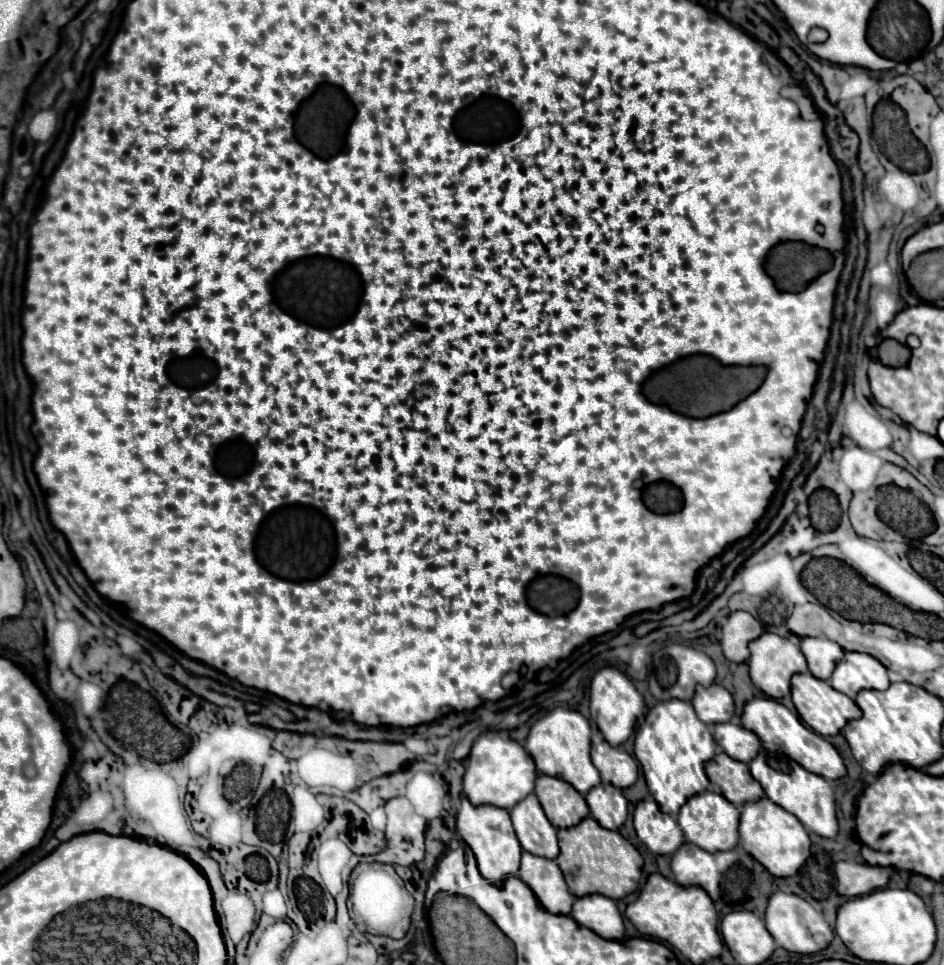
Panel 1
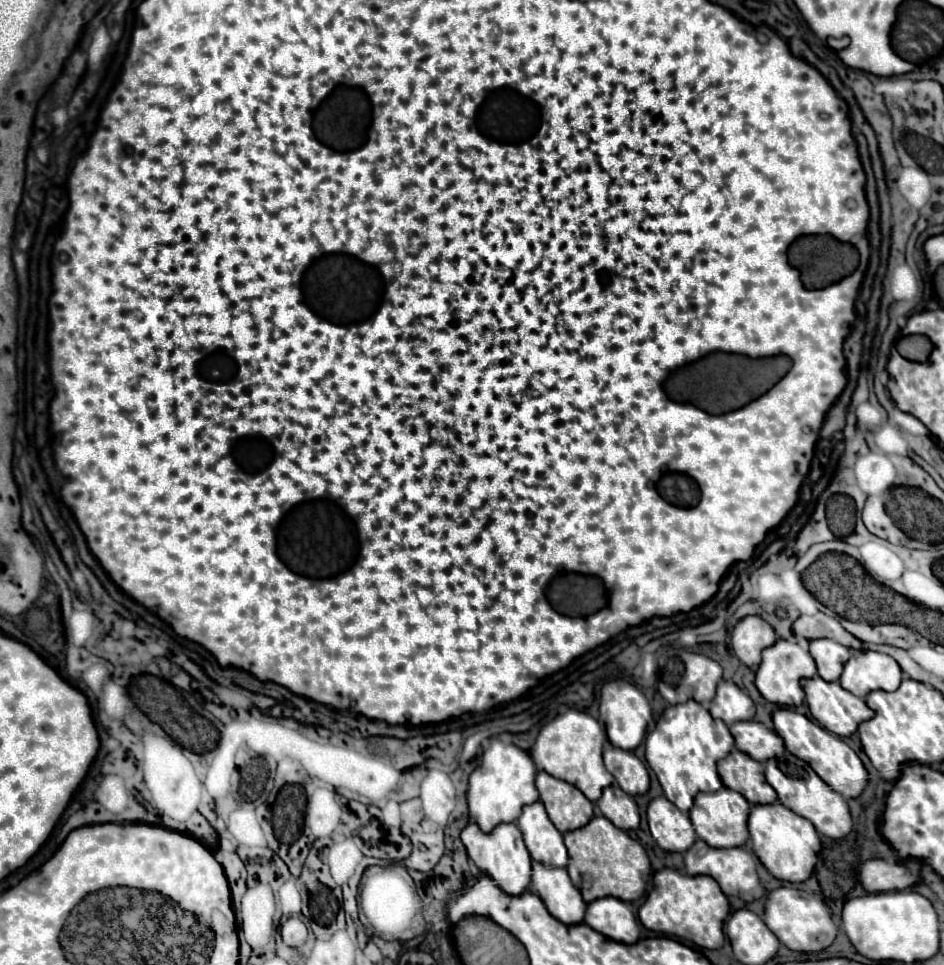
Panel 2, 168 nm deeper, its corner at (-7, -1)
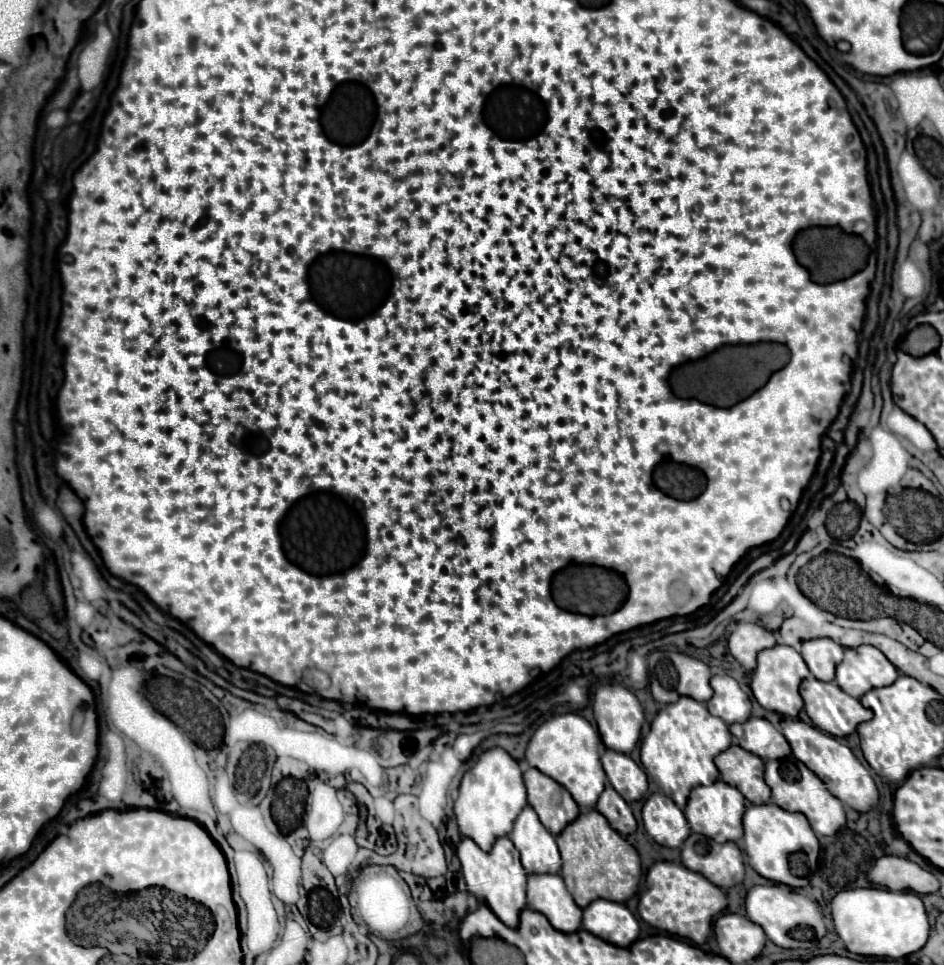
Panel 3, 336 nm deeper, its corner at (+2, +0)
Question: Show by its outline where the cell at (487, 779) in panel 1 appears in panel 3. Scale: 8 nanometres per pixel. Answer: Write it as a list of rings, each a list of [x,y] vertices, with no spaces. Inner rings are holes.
[[[500,747],[484,751],[478,763],[464,773],[460,783],[460,795],[454,803],[454,815],[458,829],[464,837],[478,843],[480,849],[490,849],[496,837],[508,835],[518,813],[526,807],[526,787],[518,761]]]

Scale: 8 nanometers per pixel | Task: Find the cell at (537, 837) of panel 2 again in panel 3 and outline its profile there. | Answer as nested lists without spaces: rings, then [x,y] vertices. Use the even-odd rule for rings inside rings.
[[[526,805],[514,821],[514,829],[508,835],[520,851],[520,861],[526,873],[558,873],[562,859],[554,837],[540,823],[536,811]]]

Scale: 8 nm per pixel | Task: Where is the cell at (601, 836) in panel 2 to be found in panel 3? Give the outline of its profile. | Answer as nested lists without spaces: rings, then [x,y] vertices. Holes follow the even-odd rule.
[[[590,811],[590,813],[582,813],[576,821],[572,821],[558,837],[556,837],[560,855],[562,855],[562,877],[564,883],[568,887],[568,891],[572,893],[574,901],[578,907],[586,907],[590,901],[594,899],[608,899],[608,901],[618,901],[624,903],[628,901],[636,889],[638,889],[638,881],[640,881],[640,857],[636,853],[636,849],[624,841],[606,821],[604,815],[600,815],[598,811]]]

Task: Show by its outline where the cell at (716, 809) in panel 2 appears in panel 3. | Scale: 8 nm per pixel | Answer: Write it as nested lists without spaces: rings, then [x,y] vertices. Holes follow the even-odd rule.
[[[716,781],[710,787],[694,787],[684,813],[686,813],[688,825],[694,833],[702,833],[718,843],[726,843],[726,841],[738,841],[742,837],[744,809],[746,809],[744,795],[736,787],[732,787],[724,781]]]

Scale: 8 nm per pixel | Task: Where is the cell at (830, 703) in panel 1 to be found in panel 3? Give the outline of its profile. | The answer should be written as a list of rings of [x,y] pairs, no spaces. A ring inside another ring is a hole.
[[[812,675],[806,677],[806,679],[800,683],[800,695],[802,695],[802,699],[804,699],[804,709],[806,709],[808,717],[812,719],[812,723],[814,723],[818,729],[822,729],[822,731],[826,731],[826,733],[830,733],[830,735],[834,735],[834,737],[846,737],[846,735],[850,735],[850,733],[854,733],[856,727],[858,727],[858,723],[868,721],[868,719],[872,717],[870,709],[862,707],[862,703],[860,703],[858,699],[850,697],[848,693],[844,693],[836,683],[818,681],[818,679],[812,677]]]

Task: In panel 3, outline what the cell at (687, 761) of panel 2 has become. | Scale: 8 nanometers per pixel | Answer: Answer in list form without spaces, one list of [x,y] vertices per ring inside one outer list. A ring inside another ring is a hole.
[[[680,697],[676,703],[658,711],[650,725],[650,733],[642,739],[640,761],[646,775],[668,795],[680,809],[686,807],[690,789],[698,785],[712,785],[718,781],[718,769],[714,757],[732,745],[728,725],[710,715],[704,703],[690,697]]]

